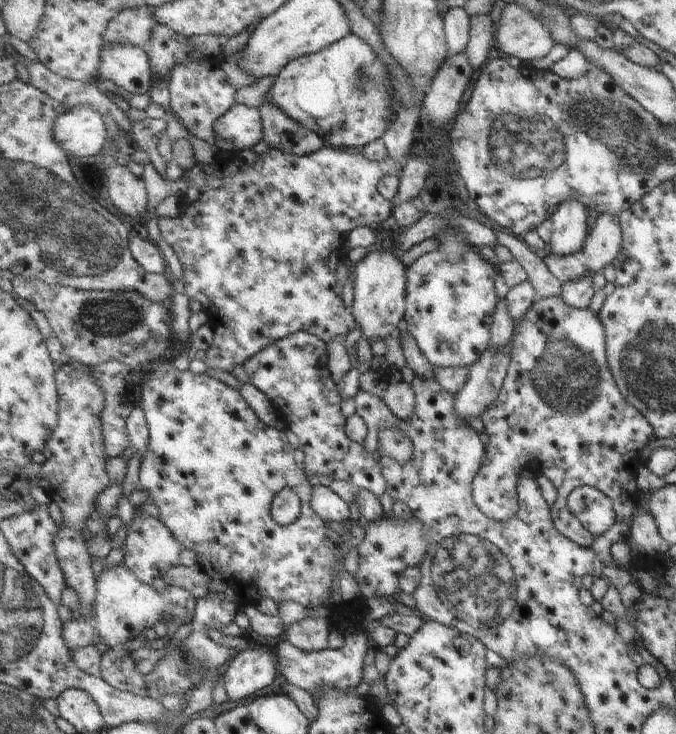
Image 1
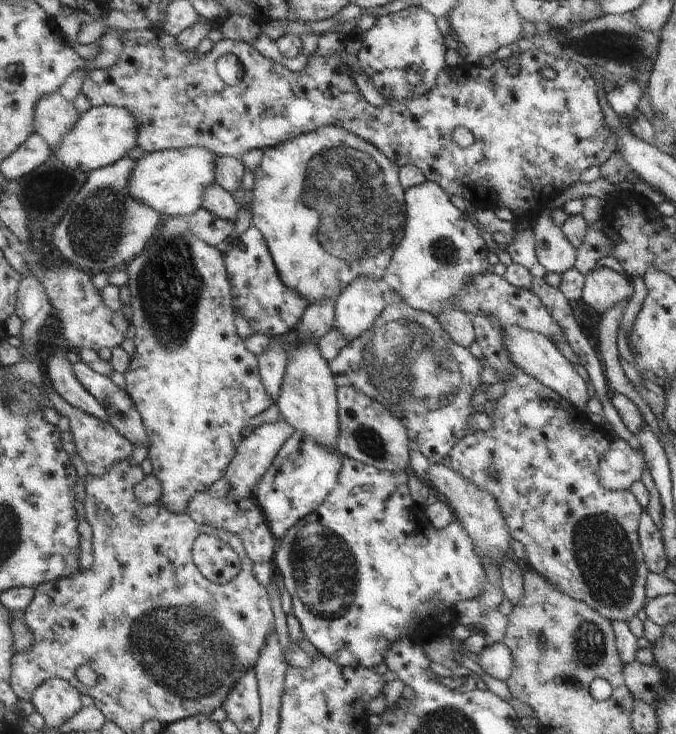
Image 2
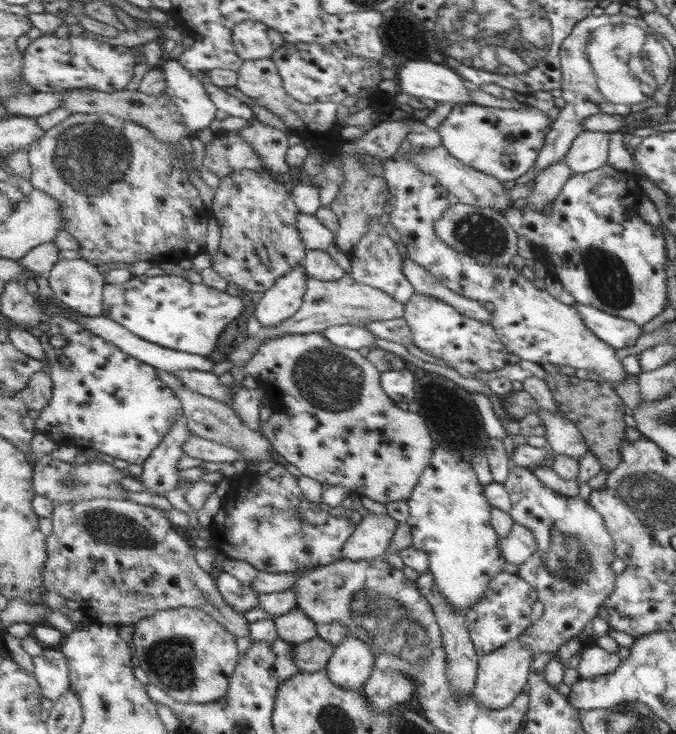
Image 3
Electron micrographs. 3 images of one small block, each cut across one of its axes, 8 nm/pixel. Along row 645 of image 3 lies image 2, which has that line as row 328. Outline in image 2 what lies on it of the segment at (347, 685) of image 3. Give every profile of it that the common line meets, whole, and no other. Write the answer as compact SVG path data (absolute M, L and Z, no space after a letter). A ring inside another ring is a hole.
M361 276L337 298L335 328L341 330L347 342L359 340L374 328L375 320L388 306L382 282Z

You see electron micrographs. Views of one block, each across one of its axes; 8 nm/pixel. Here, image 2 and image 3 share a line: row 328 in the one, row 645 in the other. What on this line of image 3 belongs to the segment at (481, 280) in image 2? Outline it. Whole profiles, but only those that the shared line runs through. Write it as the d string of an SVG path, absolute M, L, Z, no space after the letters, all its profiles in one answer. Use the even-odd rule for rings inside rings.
M512 464L504 485L513 501L514 509L510 512L512 519L517 524L530 528L539 544L539 551L533 554L528 562L521 566L516 565L518 569L516 576L522 577L540 594L544 614L520 636L519 640L534 654L534 658L541 653L557 653L569 639L587 630L587 626L600 615L599 610L604 608L603 605L615 591L618 576L613 572L611 564L618 556L614 536L607 530L603 515L597 512L593 505L580 495L566 497L555 492L543 484L531 468Z

